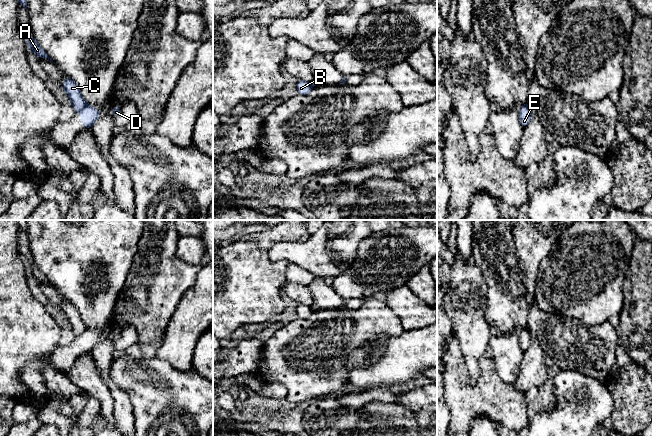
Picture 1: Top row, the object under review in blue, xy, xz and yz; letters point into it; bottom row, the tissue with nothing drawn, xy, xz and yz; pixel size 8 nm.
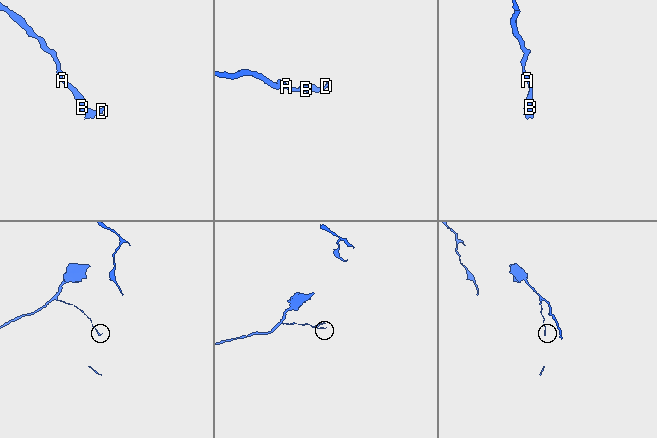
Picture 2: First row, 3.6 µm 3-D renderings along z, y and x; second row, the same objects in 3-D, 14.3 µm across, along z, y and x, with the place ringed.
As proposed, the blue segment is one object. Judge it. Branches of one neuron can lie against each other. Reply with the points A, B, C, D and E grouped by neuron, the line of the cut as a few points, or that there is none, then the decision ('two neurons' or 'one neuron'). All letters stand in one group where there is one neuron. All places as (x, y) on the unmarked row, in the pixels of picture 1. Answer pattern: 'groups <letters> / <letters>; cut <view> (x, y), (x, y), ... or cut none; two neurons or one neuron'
groups A B C / D E; cut xy (87, 328), (79, 335); two neurons

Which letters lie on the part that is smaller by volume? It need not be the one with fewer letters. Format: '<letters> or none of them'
D, E

